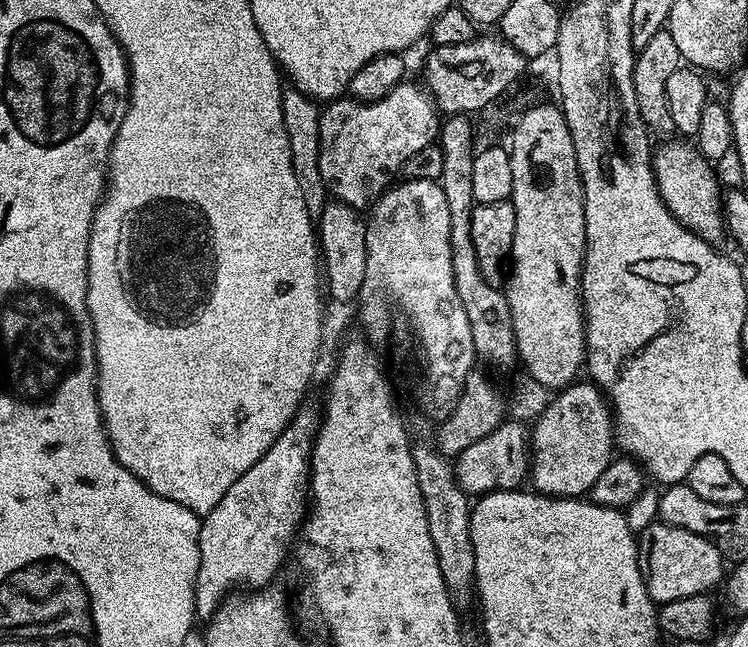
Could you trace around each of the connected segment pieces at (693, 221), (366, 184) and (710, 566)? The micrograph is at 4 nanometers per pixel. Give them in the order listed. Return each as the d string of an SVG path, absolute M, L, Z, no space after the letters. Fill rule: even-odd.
M672 142L661 143L664 145L655 149L652 158L652 172L656 176L656 186L662 202L679 224L685 224L695 236L700 236L709 244L719 245L719 240L725 239L726 225L722 211L722 191L716 181L716 172L712 169L715 167L691 143L668 143Z
M405 82L394 86L390 94L378 98L372 104L364 104L360 100L351 98L337 98L323 105L320 114L318 166L322 170L327 191L331 195L333 192L336 195L333 197L339 203L348 204L357 210L367 209L369 205L380 199L382 193L388 191L394 180L392 175L396 176L401 171L403 163L412 154L417 154L418 150L422 150L439 137L441 113L432 103L432 95L429 94L427 87L417 84Z
M655 523L639 529L636 546L644 585L653 602L662 605L678 598L711 593L711 588L716 583L719 585L726 576L726 561L719 550L705 536L690 534L690 530L682 530L673 524Z

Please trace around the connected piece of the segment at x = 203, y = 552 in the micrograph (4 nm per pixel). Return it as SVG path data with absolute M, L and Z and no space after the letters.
M301 407L300 411L296 413L296 417L286 426L286 430L282 430L282 434L276 439L274 446L270 446L270 450L266 454L262 454L262 458L258 458L258 462L254 462L254 466L250 466L250 470L246 470L246 474L242 474L242 478L238 478L238 482L234 482L234 486L230 486L230 490L226 490L226 494L222 494L222 502L218 502L218 506L214 506L214 510L210 510L202 517L200 521L200 533L198 534L198 554L200 555L200 561L198 562L198 578L196 579L196 593L194 594L197 621L210 621L220 611L221 604L228 599L230 594L235 593L237 590L259 590L273 583L272 575L280 568L280 559L284 556L284 547L288 543L290 543L289 545L293 543L294 537L297 535L298 529L301 527L306 515L306 489L310 484L312 445L316 442L316 429L318 427L317 409L315 412L314 409L308 407Z

